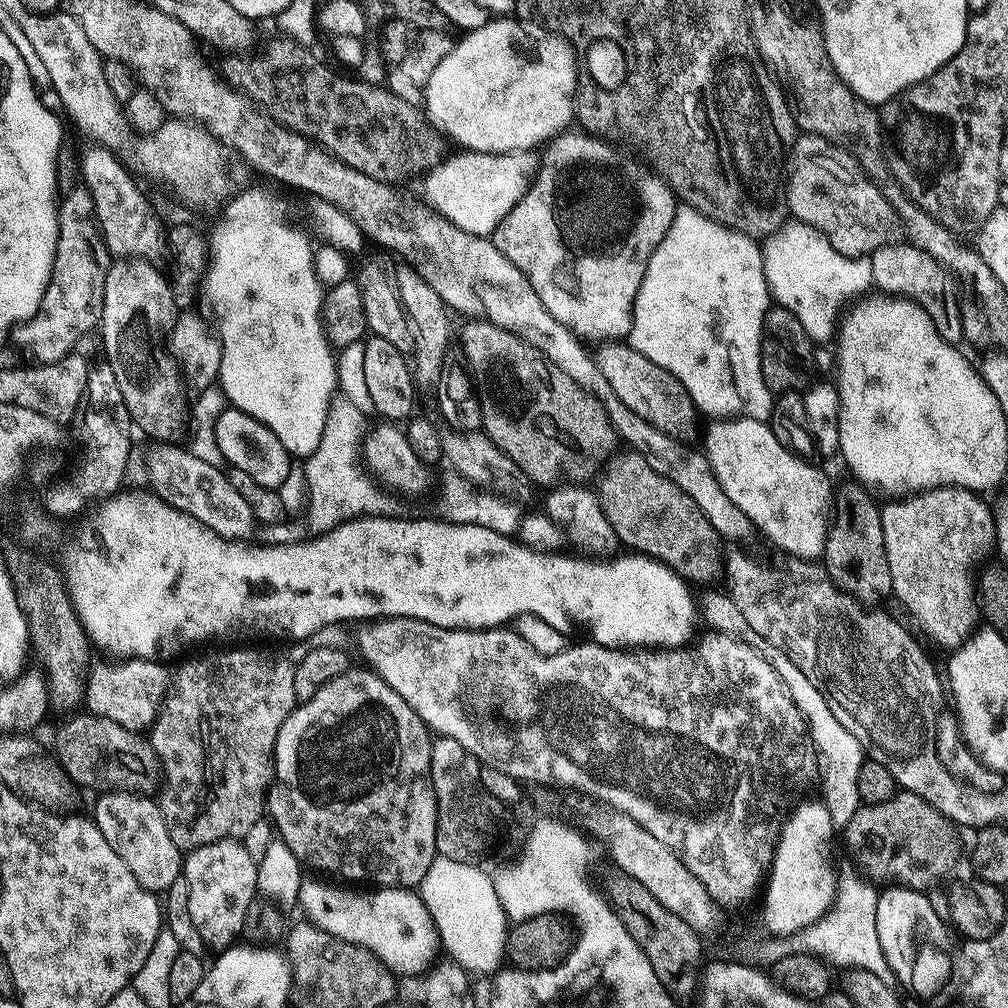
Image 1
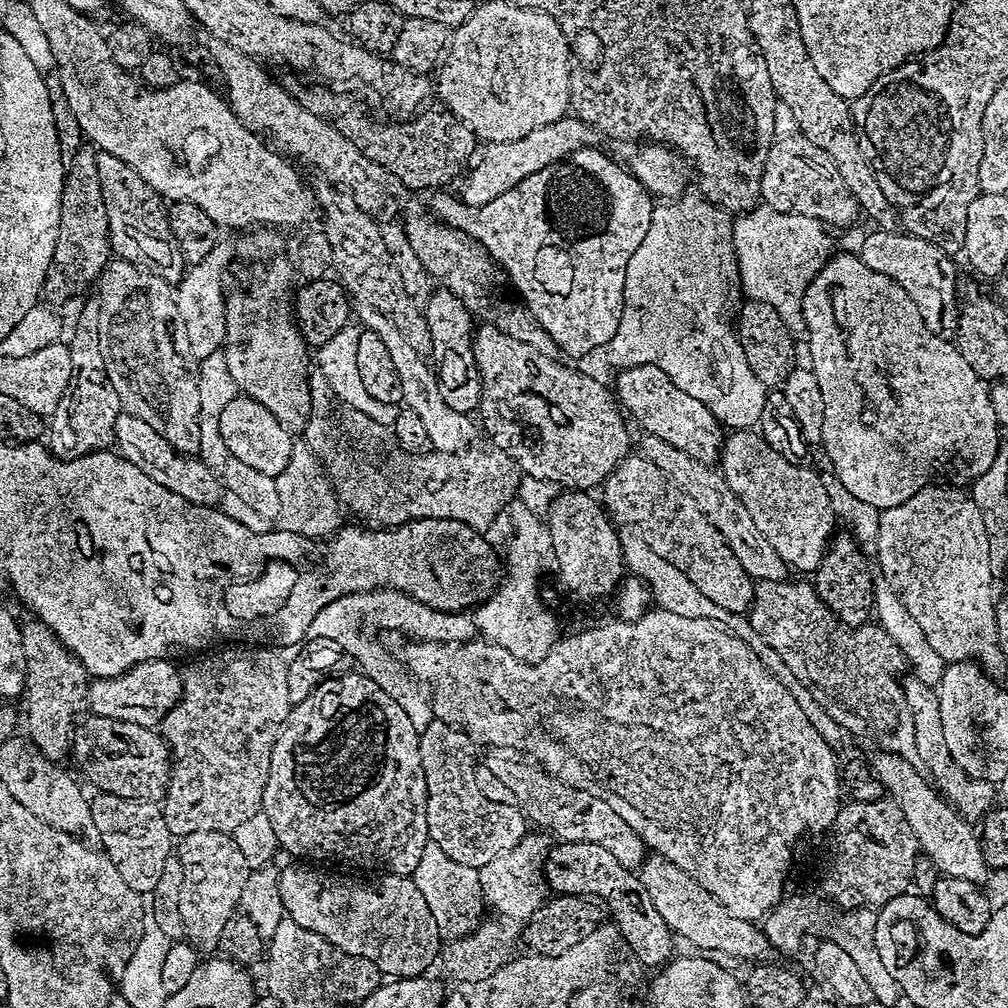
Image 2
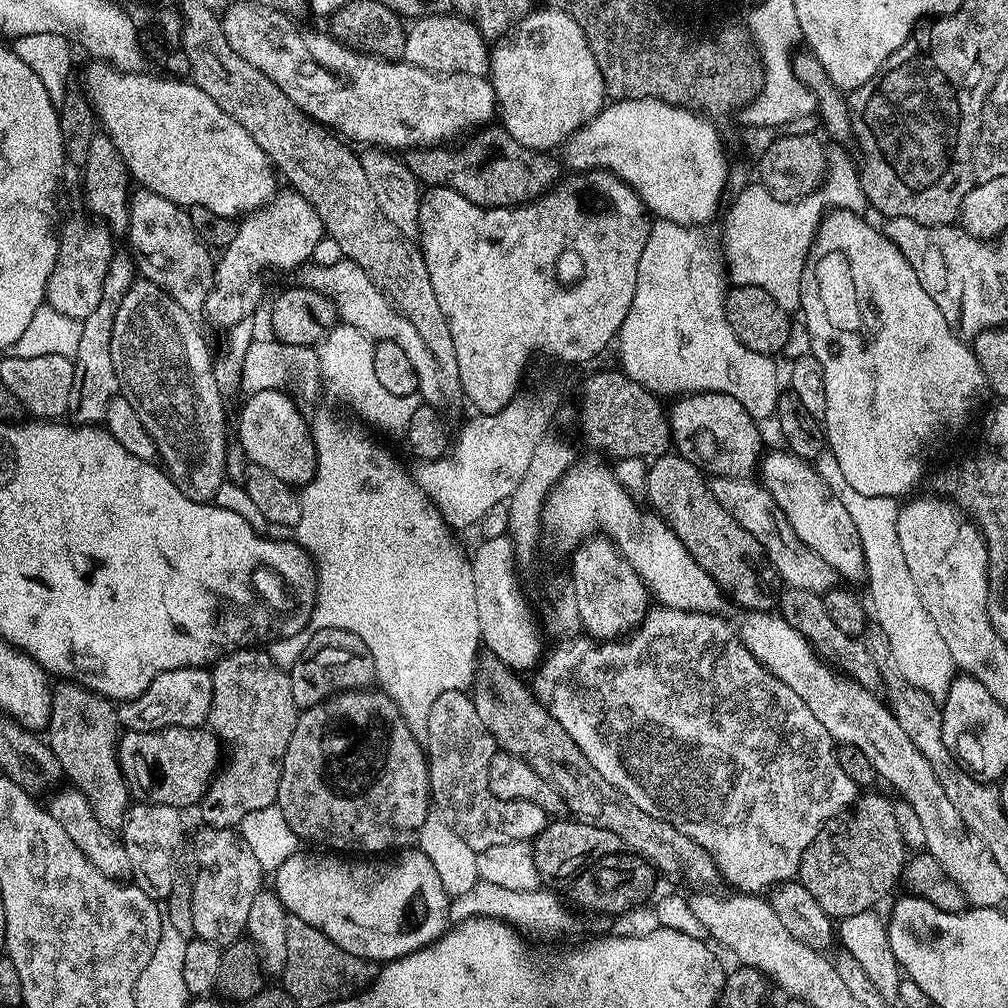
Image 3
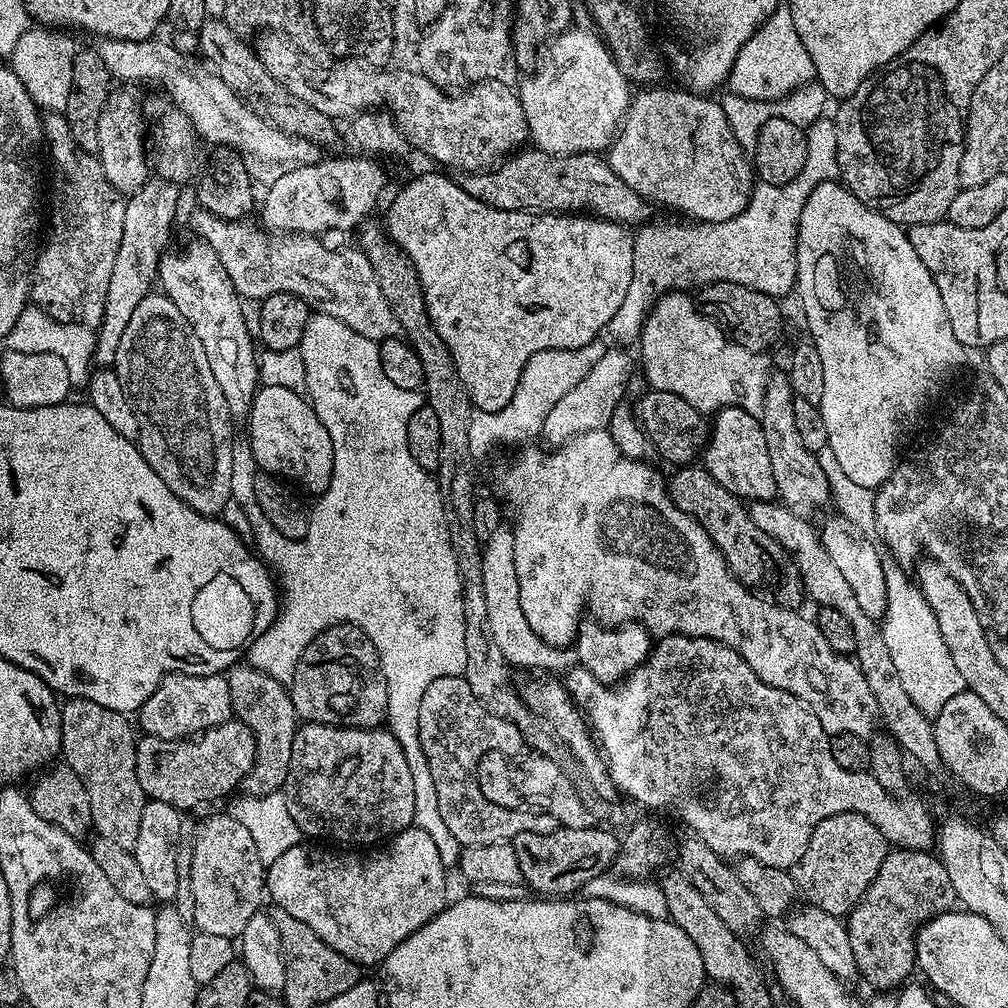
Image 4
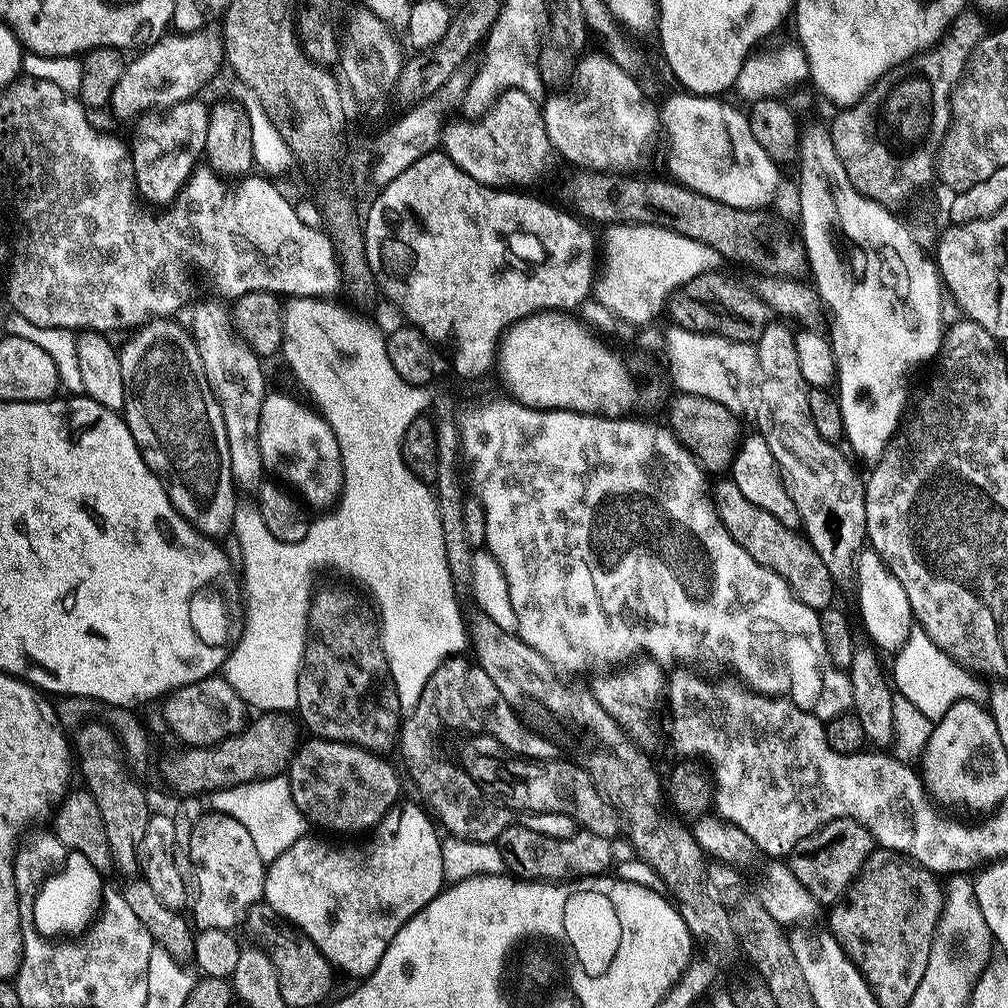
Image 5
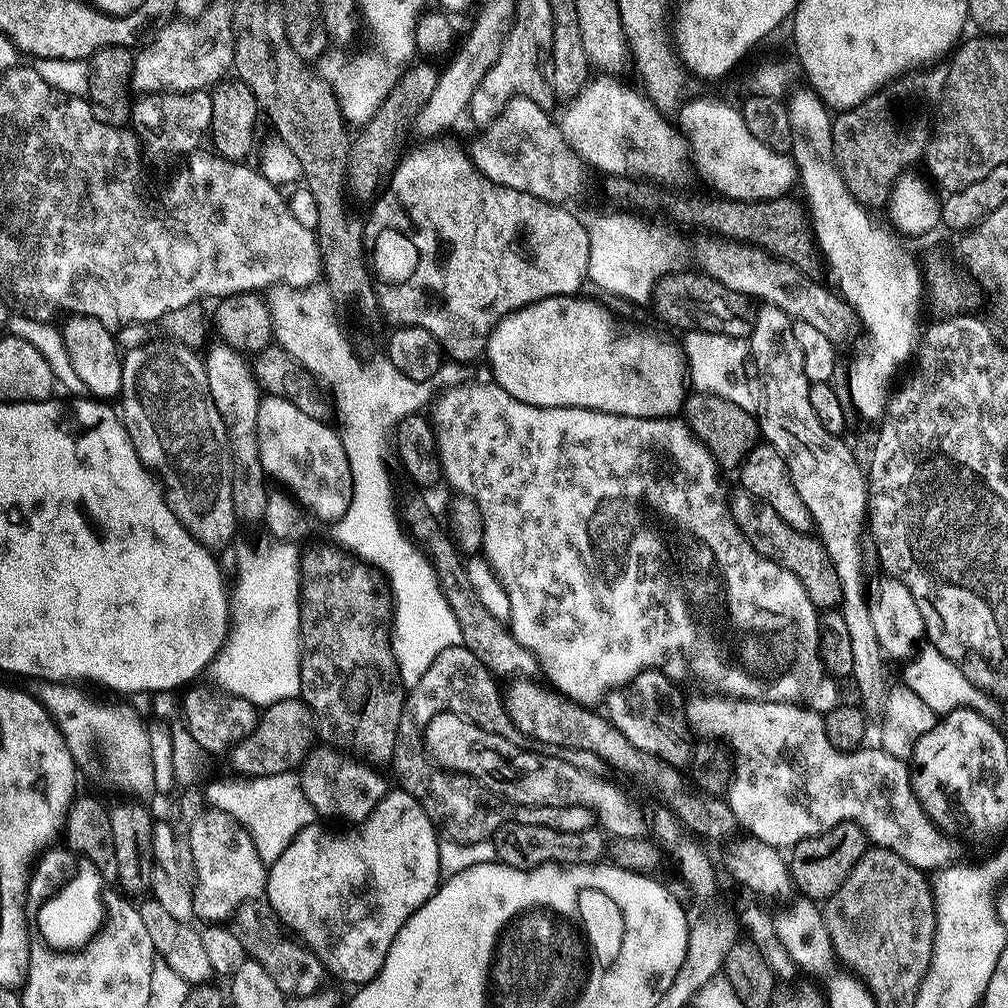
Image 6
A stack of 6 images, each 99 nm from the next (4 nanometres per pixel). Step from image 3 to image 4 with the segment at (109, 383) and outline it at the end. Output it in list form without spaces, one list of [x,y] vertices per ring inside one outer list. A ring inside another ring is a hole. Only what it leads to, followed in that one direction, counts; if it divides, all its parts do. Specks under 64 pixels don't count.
[[[163,178],[149,179],[137,192],[127,197],[124,209],[126,222],[122,222],[122,242],[118,246],[118,258],[114,258],[114,270],[110,272],[110,286],[106,292],[106,306],[102,322],[95,329],[95,363],[100,366],[112,366],[116,363],[118,342],[126,330],[126,322],[134,314],[134,306],[149,295],[148,288],[157,279],[162,250],[169,247],[168,238],[172,232],[172,223],[176,220],[176,207],[180,204],[180,192],[175,183]]]

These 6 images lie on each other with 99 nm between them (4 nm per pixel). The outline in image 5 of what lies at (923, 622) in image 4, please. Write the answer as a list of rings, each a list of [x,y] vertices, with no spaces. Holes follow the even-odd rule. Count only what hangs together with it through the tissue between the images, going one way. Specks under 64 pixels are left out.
[[[914,626],[893,659],[895,662],[892,682],[897,693],[912,702],[917,710],[931,722],[942,719],[950,710],[950,706],[958,701],[977,701],[984,692],[981,682],[948,655],[950,654],[945,649],[940,648],[926,634],[924,628]]]

